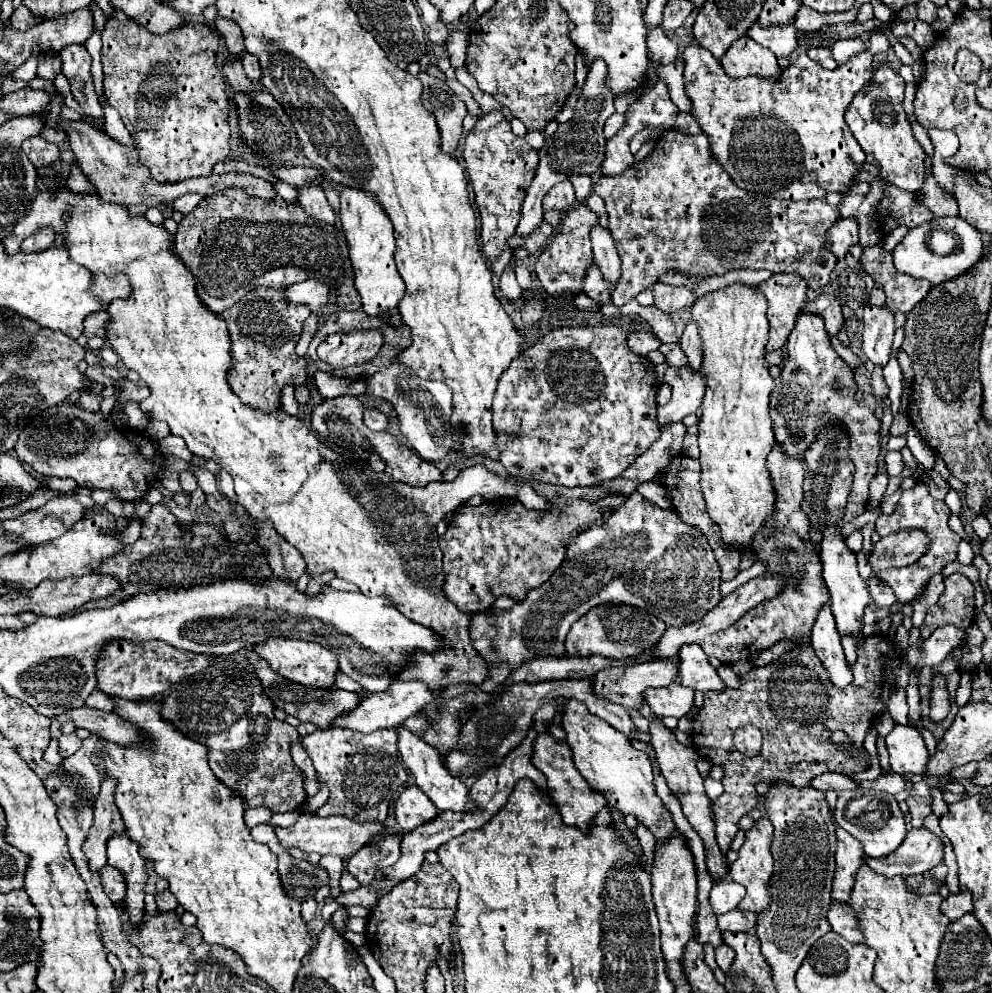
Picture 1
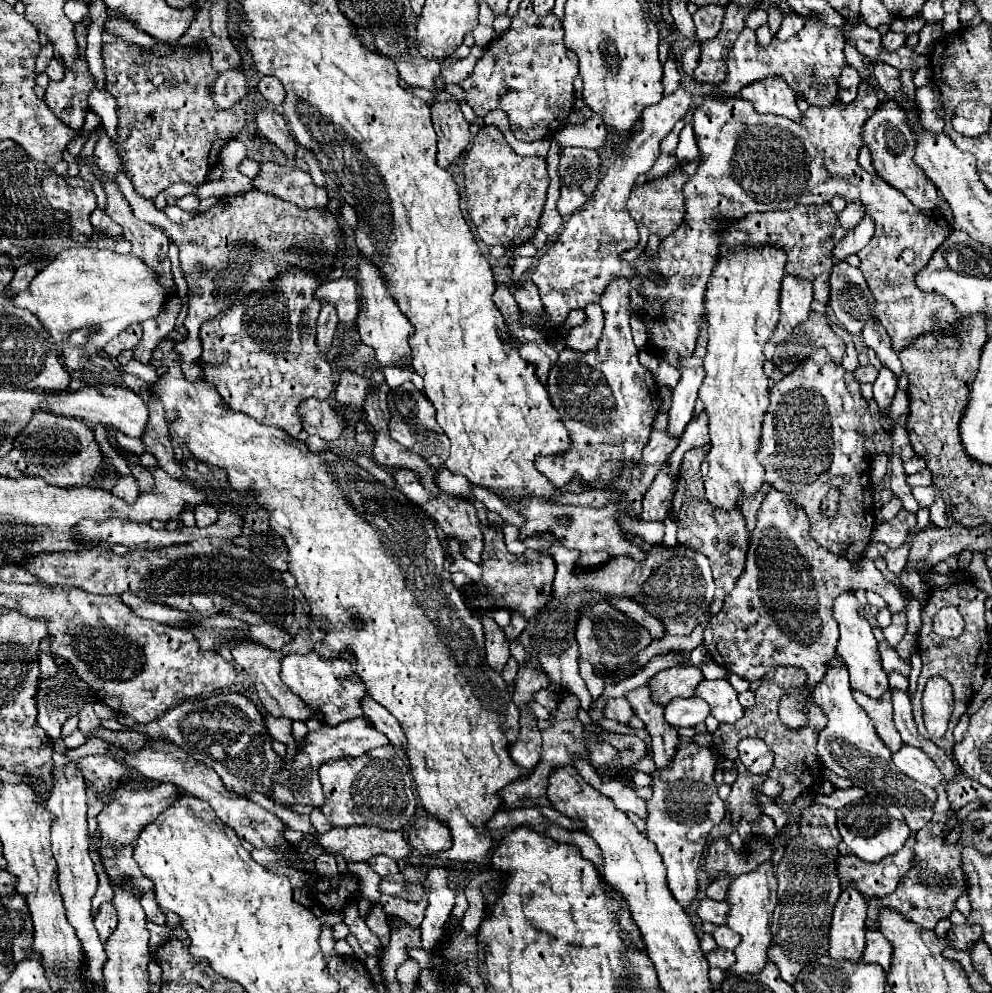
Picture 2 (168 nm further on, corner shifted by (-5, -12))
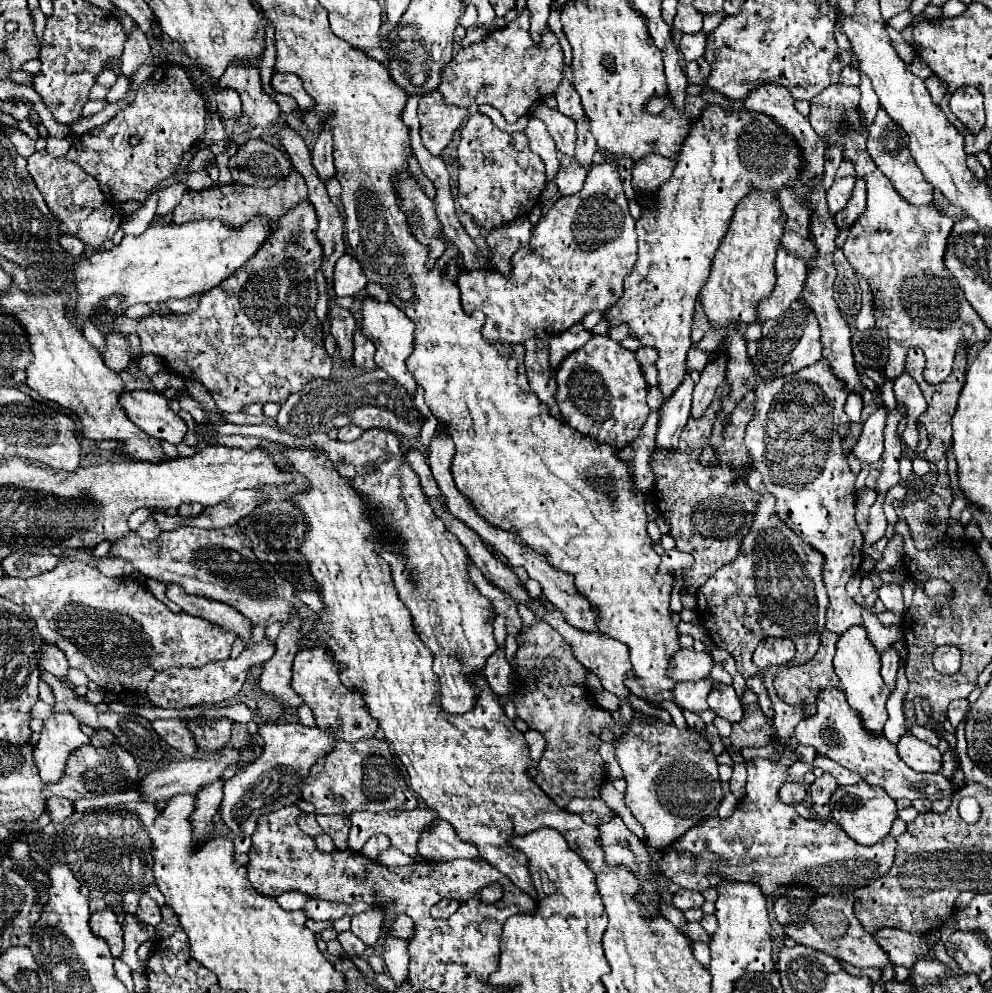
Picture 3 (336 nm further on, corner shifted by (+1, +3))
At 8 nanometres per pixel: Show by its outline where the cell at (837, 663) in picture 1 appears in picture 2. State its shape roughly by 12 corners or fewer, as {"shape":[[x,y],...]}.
{"shape":[[846,664],[814,686],[828,716],[818,758],[898,806],[934,806],[934,788],[896,770],[852,698]]}

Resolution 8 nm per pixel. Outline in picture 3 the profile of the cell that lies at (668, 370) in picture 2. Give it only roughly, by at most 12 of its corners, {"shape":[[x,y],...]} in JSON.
{"shape":[[640,347],[636,359],[640,365],[656,363],[656,349]]}

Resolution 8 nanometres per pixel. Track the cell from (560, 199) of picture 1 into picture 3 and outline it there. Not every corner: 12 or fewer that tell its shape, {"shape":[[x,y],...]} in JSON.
{"shape":[[562,155],[556,177],[562,195],[578,193],[588,171]]}

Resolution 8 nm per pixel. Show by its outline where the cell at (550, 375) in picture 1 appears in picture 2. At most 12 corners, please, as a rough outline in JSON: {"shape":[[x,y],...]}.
{"shape":[[630,280],[602,294],[590,352],[564,348],[548,394],[570,448],[556,488],[606,488],[638,464],[662,398],[638,362]]}

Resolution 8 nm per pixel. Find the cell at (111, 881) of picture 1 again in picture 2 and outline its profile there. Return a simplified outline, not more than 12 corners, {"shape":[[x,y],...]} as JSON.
{"shape":[[104,902],[94,918],[100,938],[106,942],[118,914],[112,902]]}

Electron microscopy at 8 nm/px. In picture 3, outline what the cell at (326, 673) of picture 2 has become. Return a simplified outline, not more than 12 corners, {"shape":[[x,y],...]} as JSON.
{"shape":[[320,649],[294,657],[292,689],[338,741],[376,735],[360,693]]}

